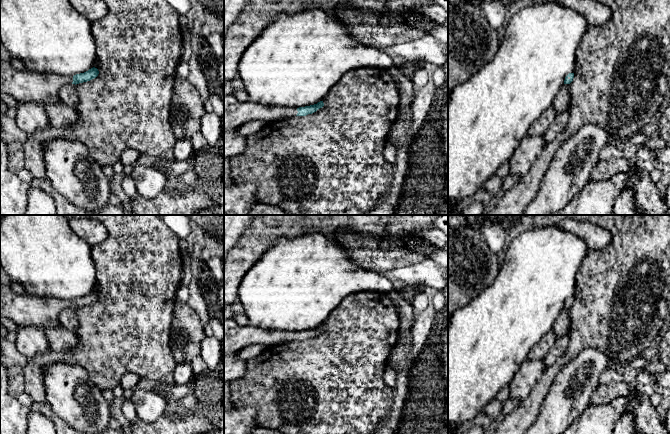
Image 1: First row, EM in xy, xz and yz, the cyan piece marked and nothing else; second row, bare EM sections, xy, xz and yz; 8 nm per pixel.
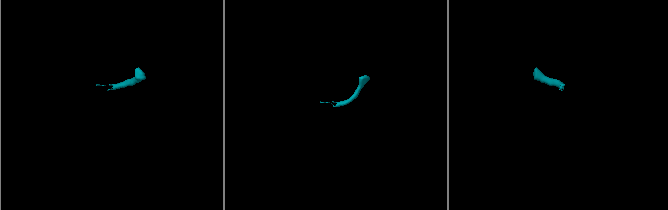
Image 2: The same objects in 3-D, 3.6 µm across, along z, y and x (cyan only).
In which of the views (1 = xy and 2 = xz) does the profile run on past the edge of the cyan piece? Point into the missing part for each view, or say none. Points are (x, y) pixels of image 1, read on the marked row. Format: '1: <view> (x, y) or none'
1: xy (24, 86)
2: xz (236, 113)

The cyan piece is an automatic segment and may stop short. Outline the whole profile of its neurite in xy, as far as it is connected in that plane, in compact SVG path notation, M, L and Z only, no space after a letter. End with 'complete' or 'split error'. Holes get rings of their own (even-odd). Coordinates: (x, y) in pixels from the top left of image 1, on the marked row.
M0 59L0 92L24 103L40 103L58 101L59 91L66 84L79 84L96 78L99 74L97 68L74 76L62 76L18 71L10 62Z | split error

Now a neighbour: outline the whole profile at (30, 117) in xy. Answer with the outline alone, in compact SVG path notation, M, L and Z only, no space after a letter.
M18 101L15 120L27 135L50 126L44 105Z

